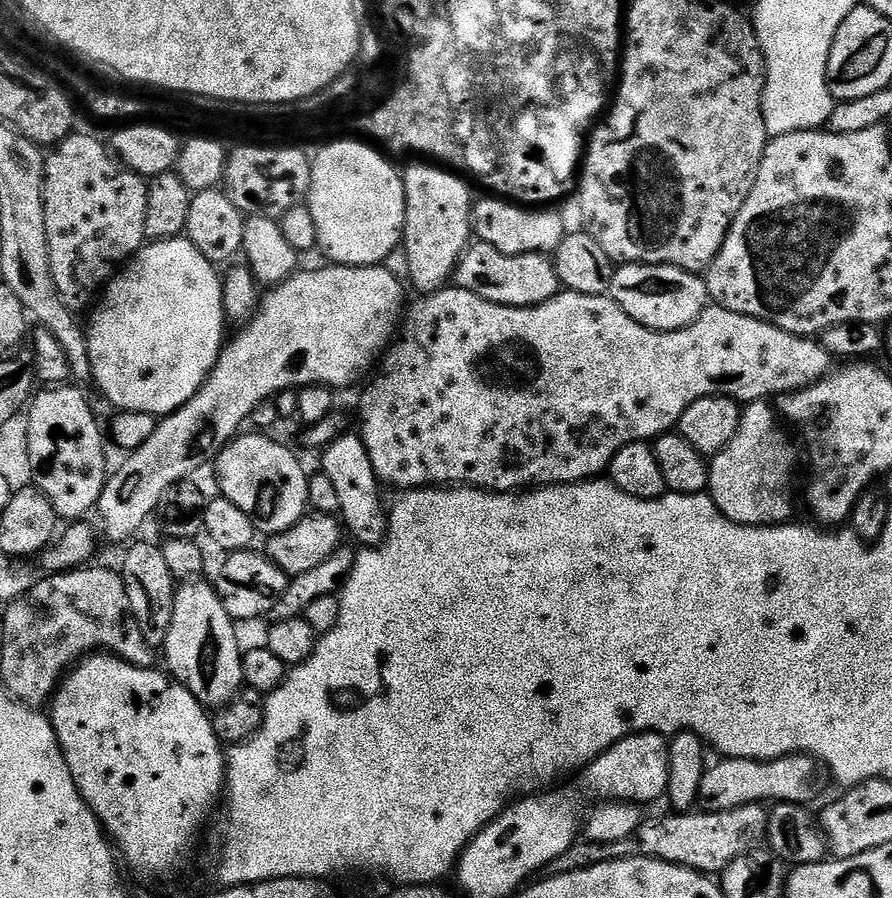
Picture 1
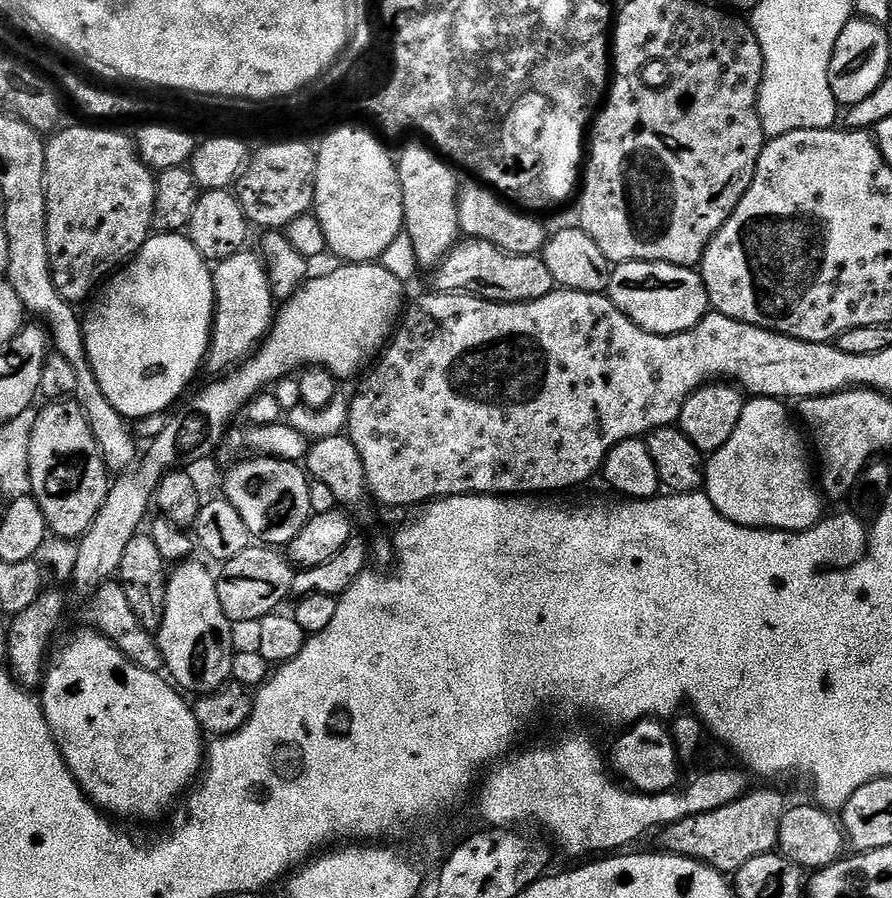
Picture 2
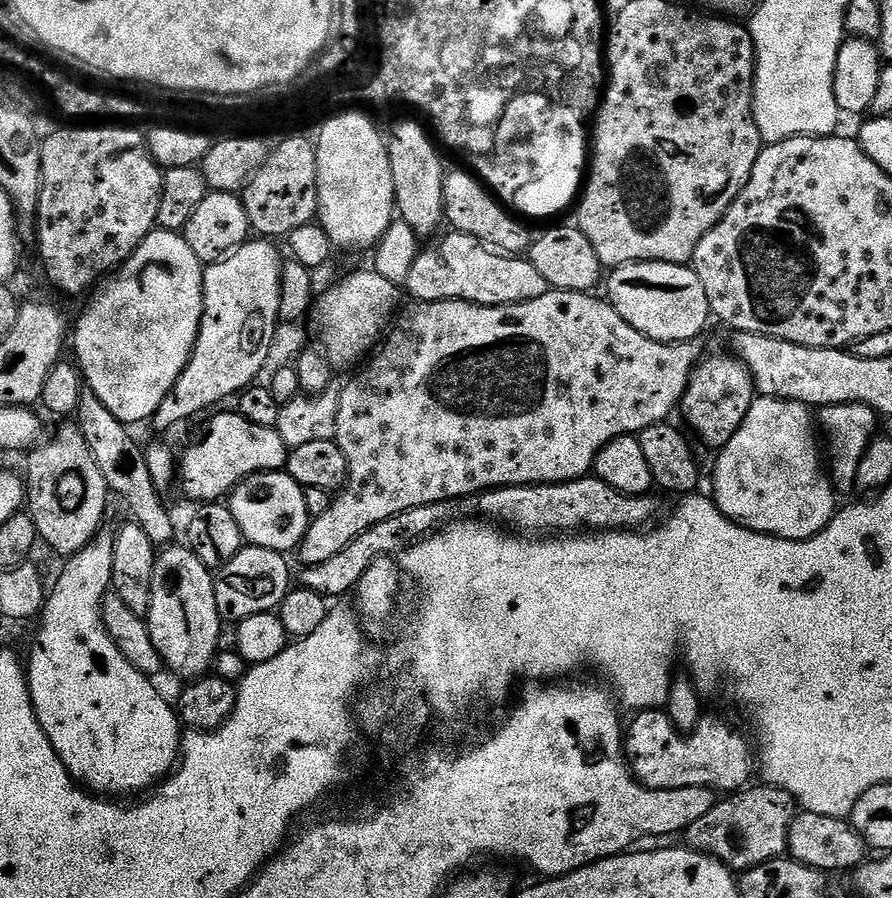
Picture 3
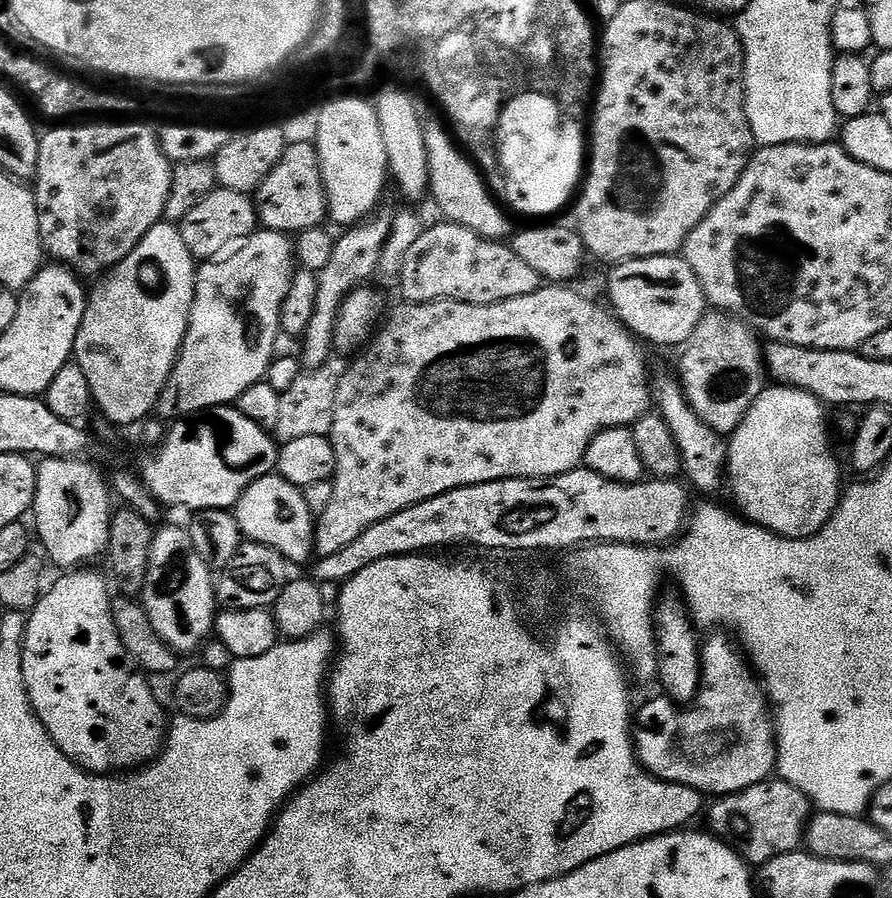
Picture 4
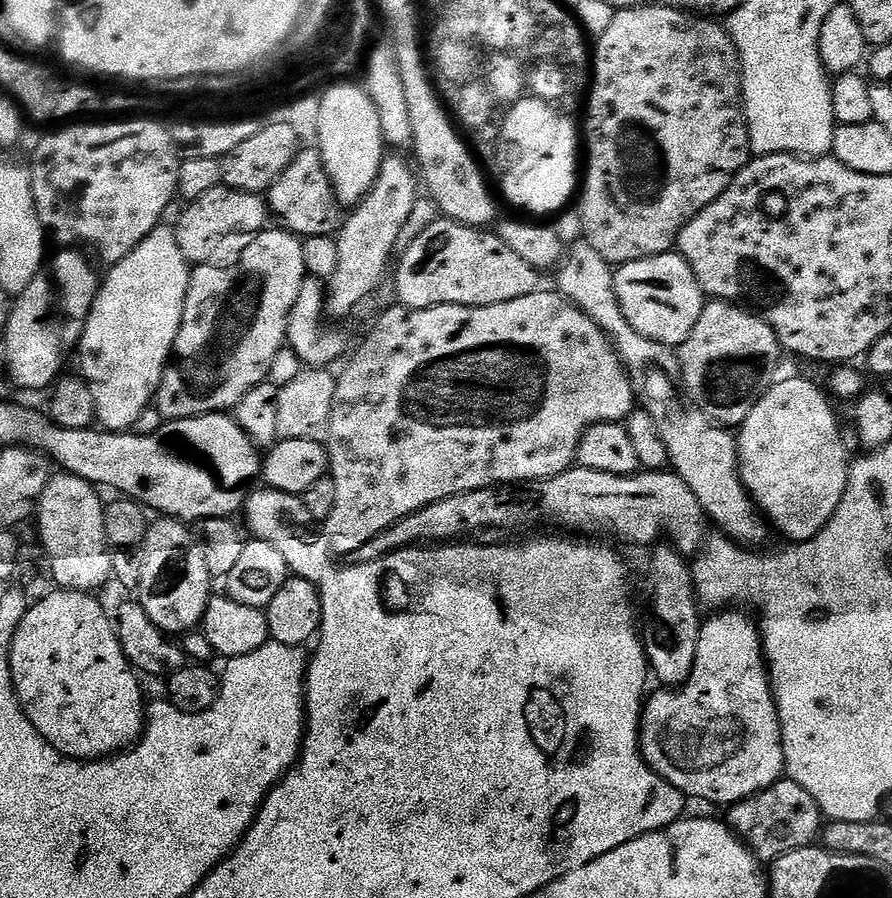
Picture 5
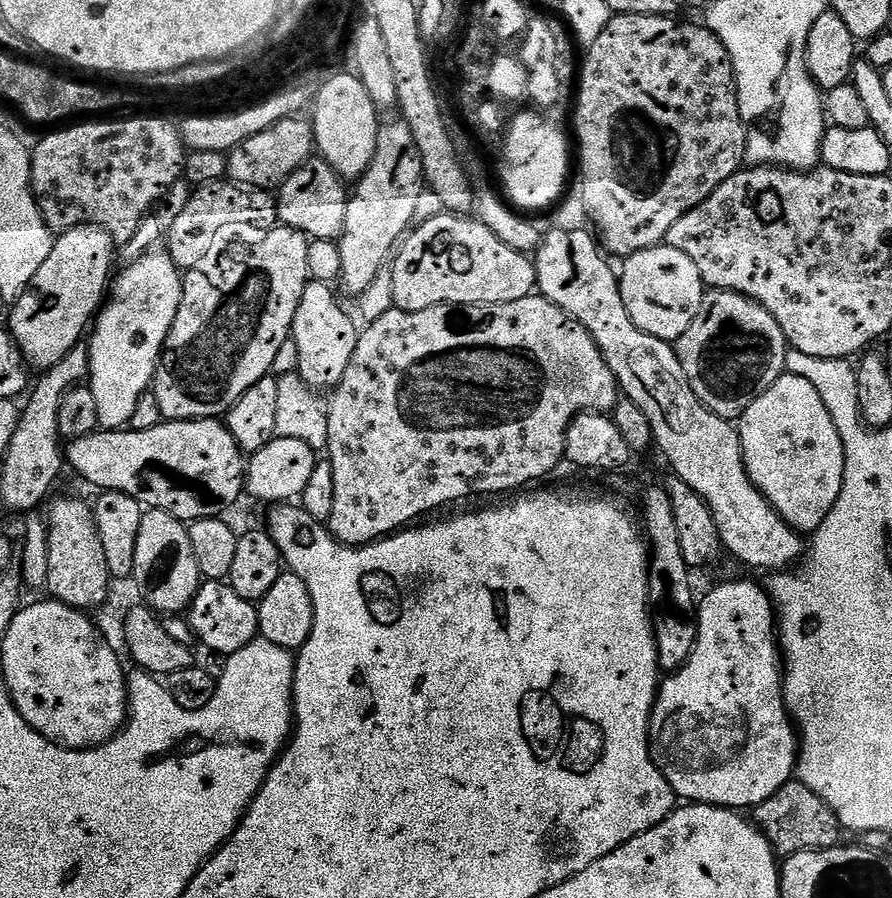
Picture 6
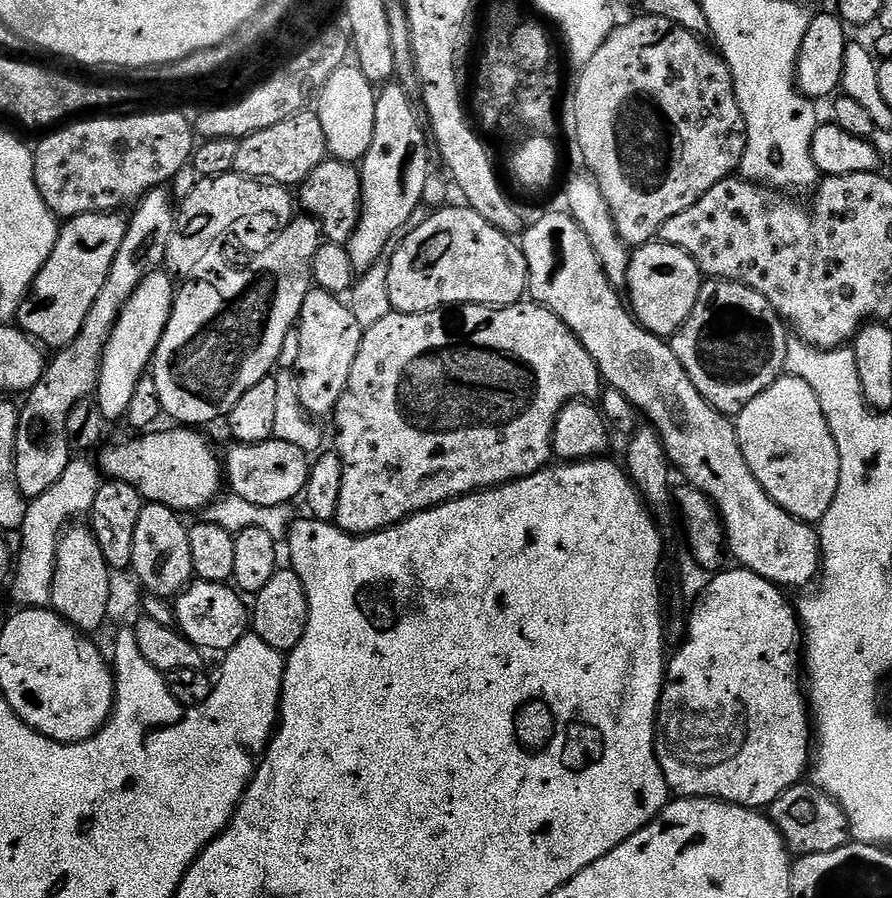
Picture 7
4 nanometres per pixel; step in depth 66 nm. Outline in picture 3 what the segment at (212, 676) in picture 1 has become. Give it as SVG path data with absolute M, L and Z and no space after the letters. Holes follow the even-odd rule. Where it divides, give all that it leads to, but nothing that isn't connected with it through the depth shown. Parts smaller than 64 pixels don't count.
M168 546L157 555L152 579L152 593L146 623L150 630L150 638L158 650L163 667L177 672L184 678L199 678L213 667L217 653L221 651L220 627L222 621L218 614L218 602L214 602L214 586L216 585L213 573L200 561L191 548L187 546Z

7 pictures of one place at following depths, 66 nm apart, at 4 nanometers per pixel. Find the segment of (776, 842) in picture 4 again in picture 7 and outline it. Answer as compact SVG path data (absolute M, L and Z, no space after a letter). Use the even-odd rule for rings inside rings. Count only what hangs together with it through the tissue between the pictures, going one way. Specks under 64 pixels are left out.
M812 782L798 783L783 792L773 804L768 805L766 815L776 827L779 836L784 839L789 853L796 858L810 854L826 854L830 850L838 850L850 840L844 808Z

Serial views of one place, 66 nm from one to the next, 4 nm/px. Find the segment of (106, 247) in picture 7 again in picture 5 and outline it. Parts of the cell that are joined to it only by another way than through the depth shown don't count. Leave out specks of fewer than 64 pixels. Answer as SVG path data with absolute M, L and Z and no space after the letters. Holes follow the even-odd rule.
M60 250L57 256L47 261L36 273L36 277L15 297L8 324L2 329L4 336L4 360L8 363L6 375L13 385L25 388L28 392L51 389L61 375L68 352L77 351L86 326L86 318L94 306L96 291L100 289L101 277L96 276L92 264L80 250Z

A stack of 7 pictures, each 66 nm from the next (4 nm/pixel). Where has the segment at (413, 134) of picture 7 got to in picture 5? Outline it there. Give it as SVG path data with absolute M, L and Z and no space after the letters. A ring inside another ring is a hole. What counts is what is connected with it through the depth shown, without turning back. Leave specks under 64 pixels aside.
M385 155L374 186L339 225L338 266L334 266L334 274L324 286L324 315L329 321L346 319L383 282L387 272L389 275L388 259L404 232L404 223L416 208L416 184L418 188L413 165L400 156L403 155Z

